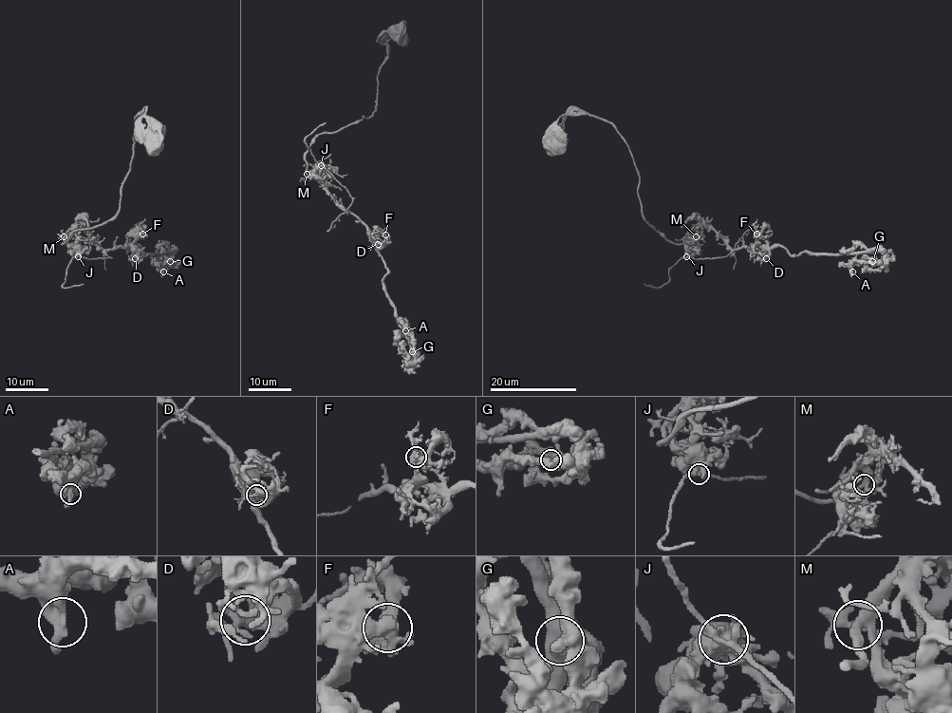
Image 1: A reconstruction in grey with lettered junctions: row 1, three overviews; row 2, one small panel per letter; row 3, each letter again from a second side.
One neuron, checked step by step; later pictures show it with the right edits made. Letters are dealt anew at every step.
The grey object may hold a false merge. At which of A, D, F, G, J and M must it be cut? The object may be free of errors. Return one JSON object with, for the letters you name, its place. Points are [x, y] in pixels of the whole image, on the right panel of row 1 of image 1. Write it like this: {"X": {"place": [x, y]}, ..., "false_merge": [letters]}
{"J": {"place": [686, 256]}, "false_merge": ["J"]}

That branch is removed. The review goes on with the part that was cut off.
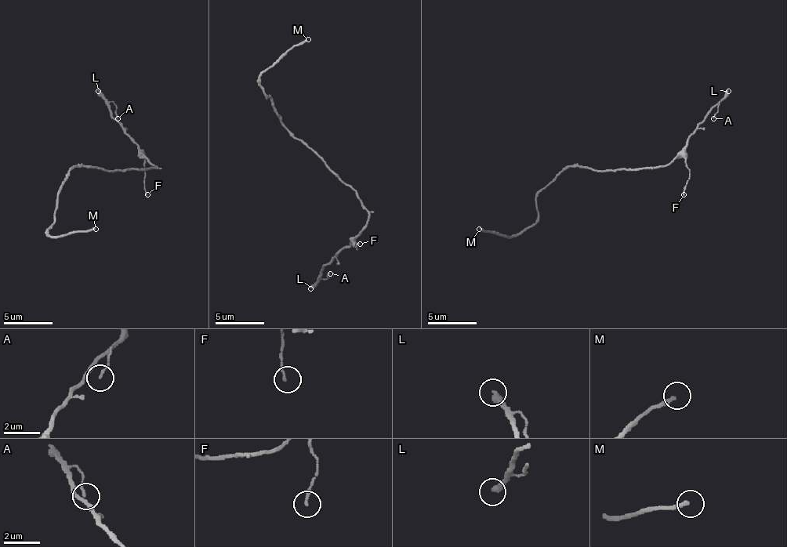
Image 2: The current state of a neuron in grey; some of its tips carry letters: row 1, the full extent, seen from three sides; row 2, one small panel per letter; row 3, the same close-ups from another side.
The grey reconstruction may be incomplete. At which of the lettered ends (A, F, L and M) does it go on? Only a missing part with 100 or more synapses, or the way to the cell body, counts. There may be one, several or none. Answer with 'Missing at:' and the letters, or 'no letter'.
Missing at: L

